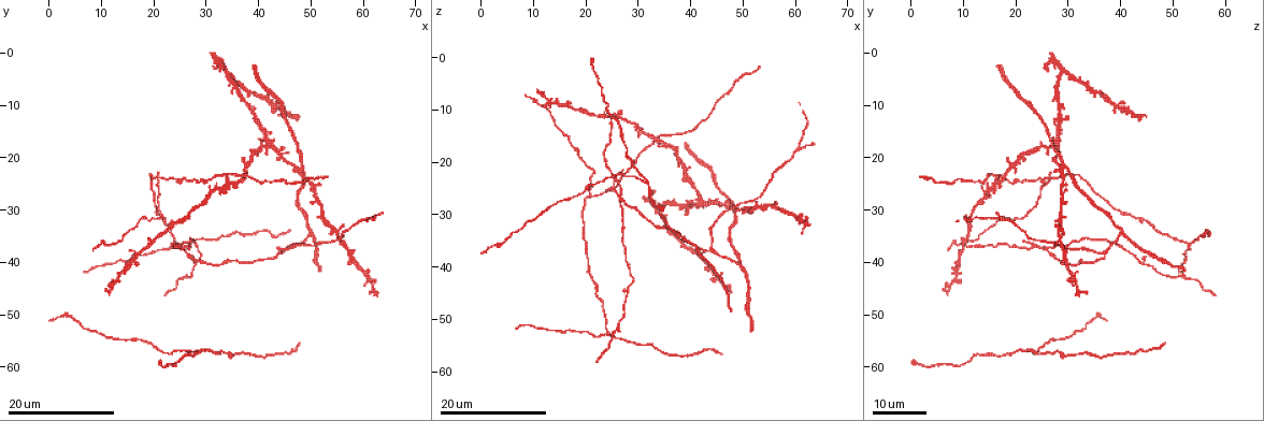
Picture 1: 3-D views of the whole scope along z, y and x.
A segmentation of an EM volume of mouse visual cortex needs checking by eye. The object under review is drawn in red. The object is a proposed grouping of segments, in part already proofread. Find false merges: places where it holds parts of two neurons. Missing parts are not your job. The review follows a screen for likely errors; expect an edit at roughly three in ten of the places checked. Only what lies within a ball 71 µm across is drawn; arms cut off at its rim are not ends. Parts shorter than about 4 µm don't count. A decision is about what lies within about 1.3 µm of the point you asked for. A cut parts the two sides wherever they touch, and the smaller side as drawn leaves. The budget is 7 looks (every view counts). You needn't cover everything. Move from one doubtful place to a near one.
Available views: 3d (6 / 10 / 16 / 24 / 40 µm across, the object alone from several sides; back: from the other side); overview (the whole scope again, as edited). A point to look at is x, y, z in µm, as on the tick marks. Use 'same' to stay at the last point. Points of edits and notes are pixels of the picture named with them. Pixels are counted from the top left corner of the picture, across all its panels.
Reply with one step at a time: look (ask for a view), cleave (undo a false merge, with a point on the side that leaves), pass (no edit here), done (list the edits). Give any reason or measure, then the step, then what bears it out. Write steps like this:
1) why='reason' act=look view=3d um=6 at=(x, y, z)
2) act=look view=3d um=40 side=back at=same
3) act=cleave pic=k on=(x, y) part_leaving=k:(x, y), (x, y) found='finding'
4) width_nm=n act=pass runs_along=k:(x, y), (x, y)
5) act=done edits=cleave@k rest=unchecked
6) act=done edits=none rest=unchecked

why='four-way junction' act=look view=3d um=24 at=(21.0, 24.0, 26.5)

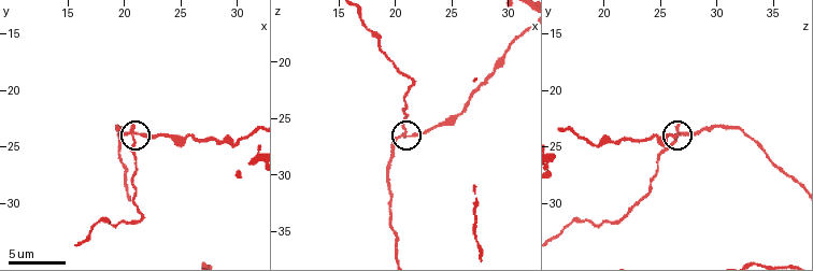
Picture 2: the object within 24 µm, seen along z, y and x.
act=look view=3d um=6 at=(20.8, 24.0, 26.4)

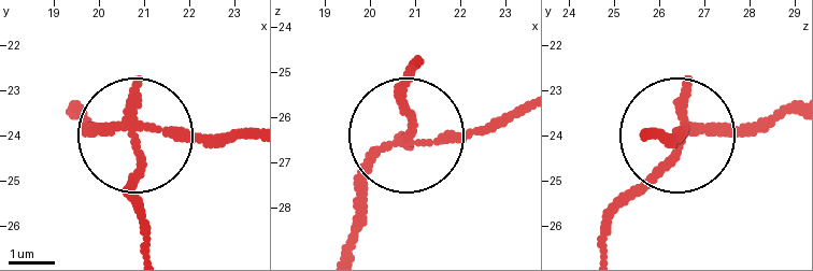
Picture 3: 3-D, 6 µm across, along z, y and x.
width_nm=170 act=cleave pic=3 on=(136, 182) part_leaving=3:(132, 130), (144, 242) found='a second neuron is stuck on'

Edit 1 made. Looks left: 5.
act=look view=overview

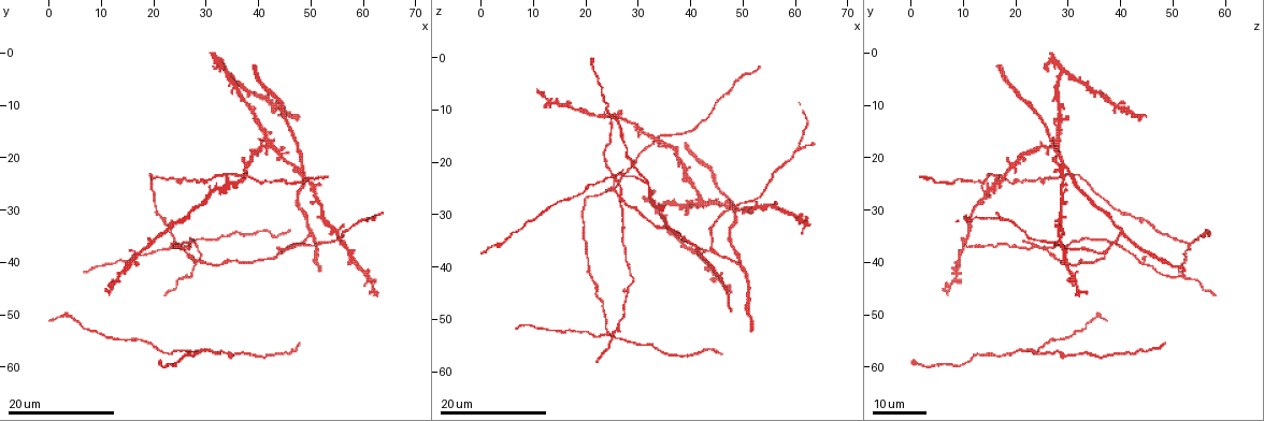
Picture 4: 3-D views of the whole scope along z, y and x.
why='four arms meet' act=look view=3d um=24 at=(26.5, 37.0, 23.5)

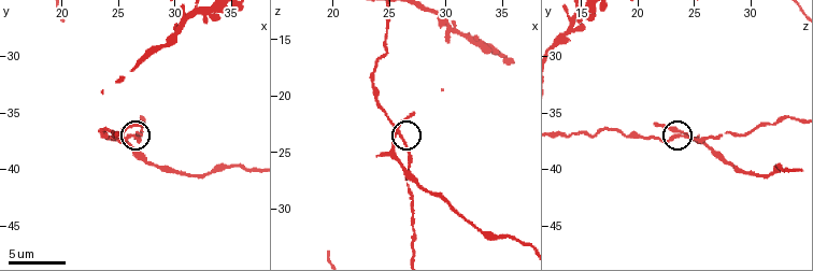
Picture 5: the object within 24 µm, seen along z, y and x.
act=look view=3d um=6 at=(25.8, 36.8, 23.6)

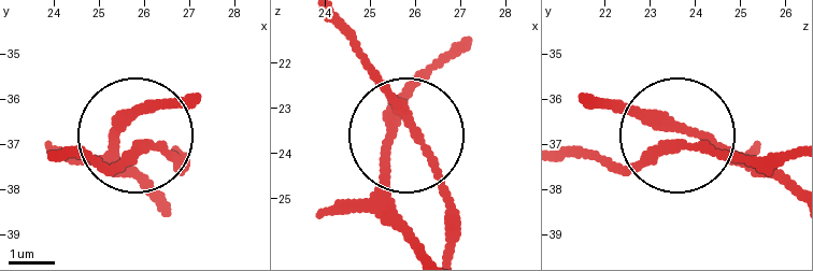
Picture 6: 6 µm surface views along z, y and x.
act=pass runs_along=6:(421, 243), (385, 173), (404, 115), (339, 23) found='continuous, no second neuron'

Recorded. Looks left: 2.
why='a fork' act=look view=3d um=24 at=(33.5, 23.5, 16.0)

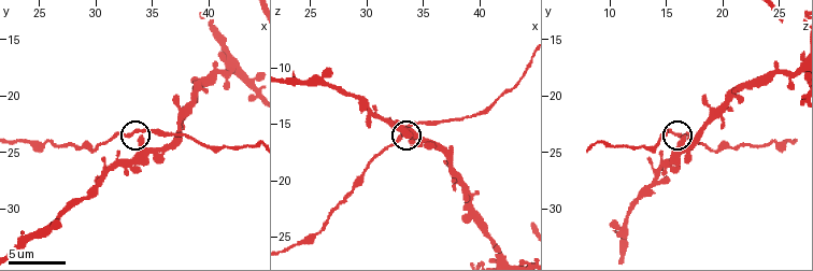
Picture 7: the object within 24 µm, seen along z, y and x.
act=look view=3d um=6 at=(33.2, 23.6, 15.8)

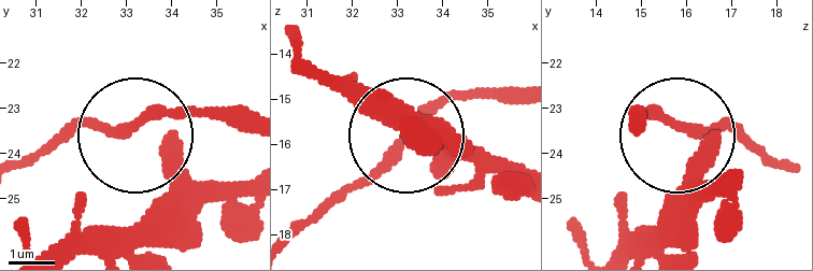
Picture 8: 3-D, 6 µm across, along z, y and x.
side_arm_um=28 act=pass found='all the same neuron'

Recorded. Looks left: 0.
act=done edits=cleave@3 rest=unchecked

